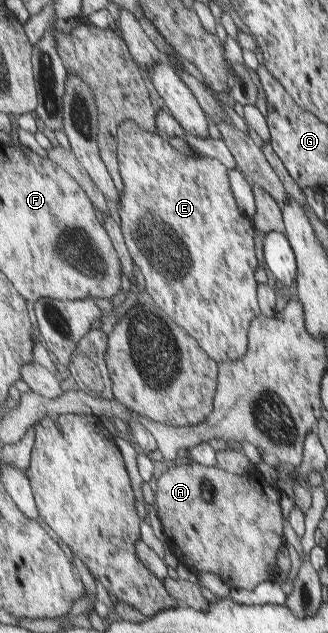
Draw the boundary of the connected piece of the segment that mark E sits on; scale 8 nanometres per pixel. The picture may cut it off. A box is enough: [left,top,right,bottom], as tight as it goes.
[115,121,261,360]

